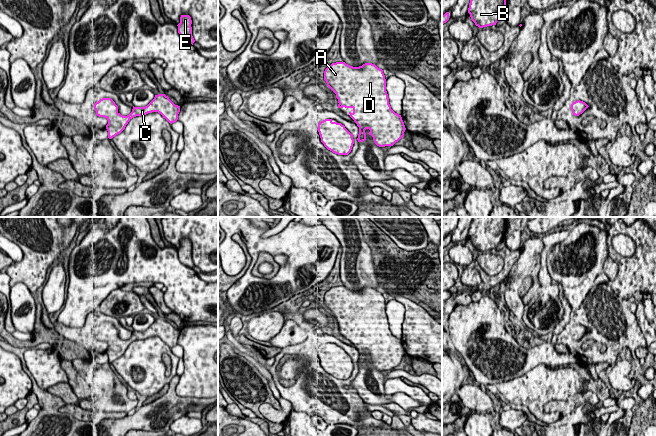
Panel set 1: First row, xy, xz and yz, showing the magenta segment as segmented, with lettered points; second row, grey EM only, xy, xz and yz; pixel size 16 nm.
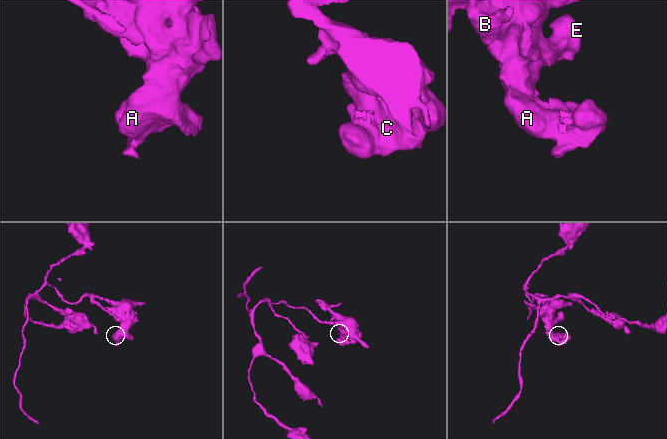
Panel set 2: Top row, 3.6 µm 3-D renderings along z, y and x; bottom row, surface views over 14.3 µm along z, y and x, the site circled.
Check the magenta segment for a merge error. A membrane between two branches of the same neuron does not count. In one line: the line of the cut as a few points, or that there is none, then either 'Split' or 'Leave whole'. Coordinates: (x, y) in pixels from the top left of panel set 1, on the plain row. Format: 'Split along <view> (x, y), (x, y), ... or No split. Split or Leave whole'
No split. Leave whole

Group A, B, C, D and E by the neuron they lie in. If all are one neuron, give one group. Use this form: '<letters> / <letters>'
A B C D E

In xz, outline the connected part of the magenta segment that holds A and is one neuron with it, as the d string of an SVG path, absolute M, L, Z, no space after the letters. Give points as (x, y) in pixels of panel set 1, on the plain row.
M343 285L332 287L324 295L324 304L336 318L339 327L337 331L353 333L349 338L359 351L358 366L366 364L366 353L370 354L369 359L379 371L391 371L404 360L406 352L402 341L391 333L385 299L383 294L375 288L365 287L359 291L353 291Z

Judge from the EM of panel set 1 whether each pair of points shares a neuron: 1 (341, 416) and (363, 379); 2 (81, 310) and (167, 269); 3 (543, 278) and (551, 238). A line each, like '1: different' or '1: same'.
1: different
2: same
3: same

